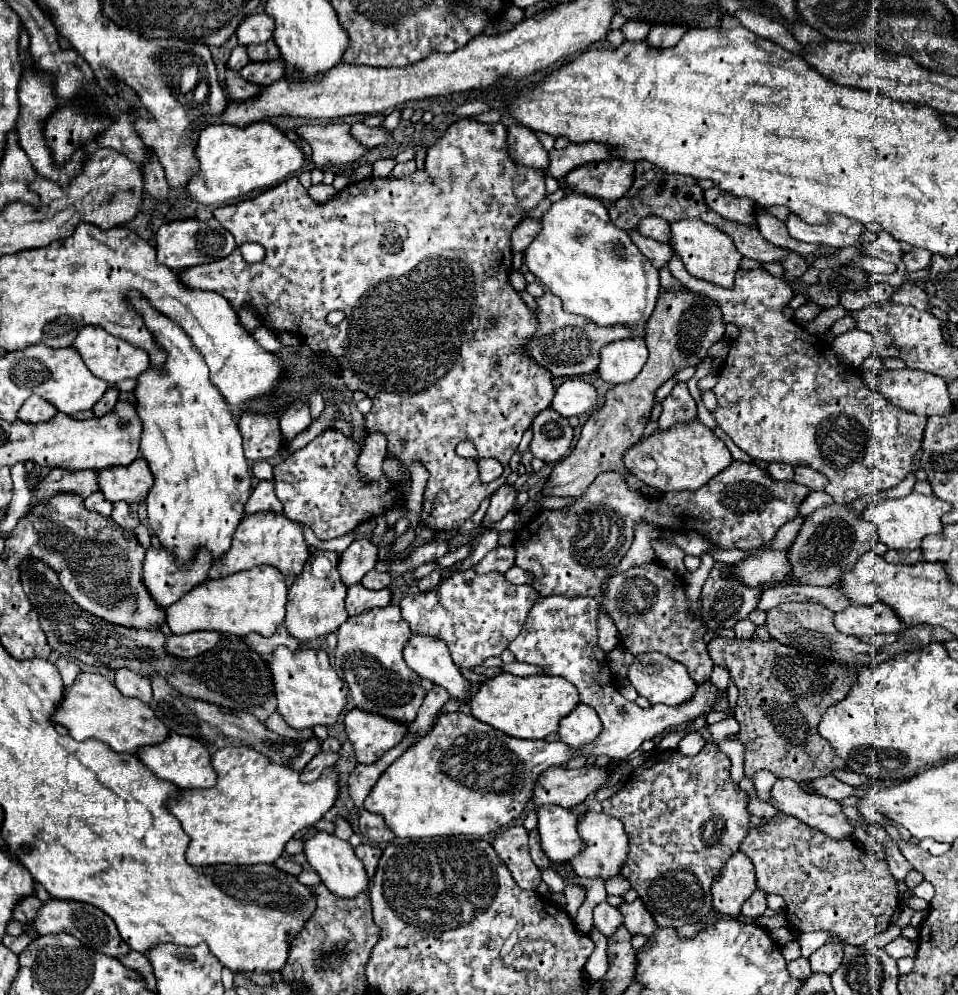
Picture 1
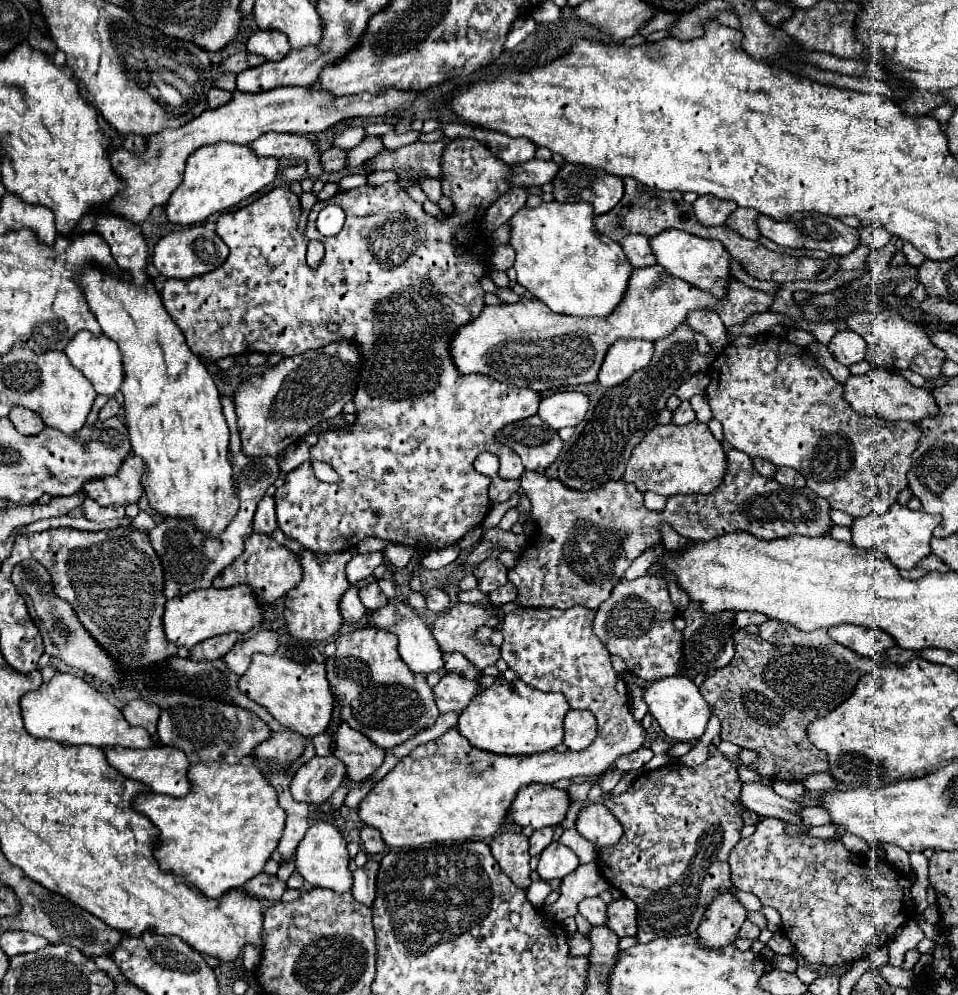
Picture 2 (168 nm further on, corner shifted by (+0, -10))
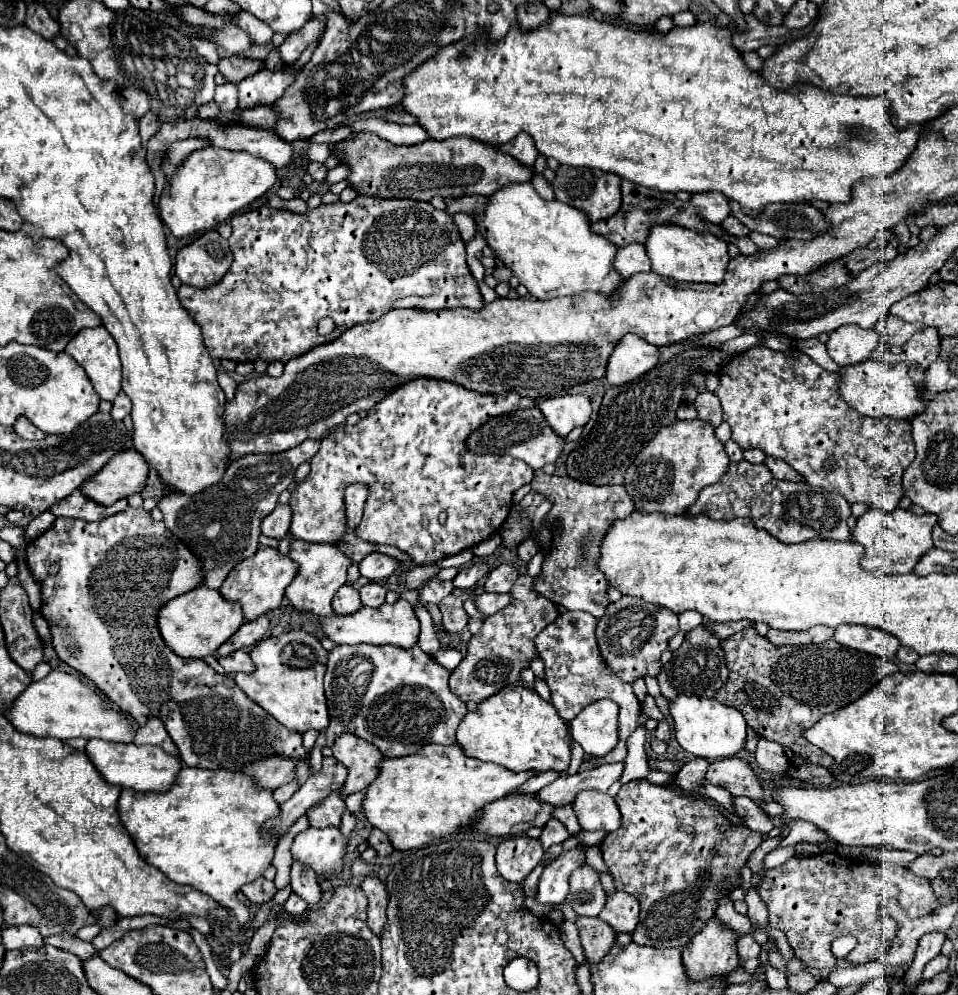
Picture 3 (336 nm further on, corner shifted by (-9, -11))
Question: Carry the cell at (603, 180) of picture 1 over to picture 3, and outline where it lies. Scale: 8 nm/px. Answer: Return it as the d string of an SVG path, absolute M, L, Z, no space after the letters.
M560 165L556 171L556 179L552 183L556 199L562 203L568 203L580 211L586 211L590 221L600 221L606 217L612 217L622 203L622 191L620 191L622 179L614 173L598 171L598 169L588 169L588 167L570 167L570 165Z

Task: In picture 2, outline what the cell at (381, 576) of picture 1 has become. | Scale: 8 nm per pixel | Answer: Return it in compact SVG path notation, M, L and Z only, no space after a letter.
M371 582L369 586L361 588L361 590L359 590L359 600L361 600L361 604L363 604L367 610L377 610L377 608L381 608L383 604L387 604L387 598L385 598L385 594L379 590L377 582Z

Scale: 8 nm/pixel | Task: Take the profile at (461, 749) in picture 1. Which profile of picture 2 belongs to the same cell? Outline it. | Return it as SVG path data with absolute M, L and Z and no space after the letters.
M575 606L567 610L559 608L523 608L507 614L503 618L503 648L501 656L513 668L523 682L529 682L533 688L543 692L561 692L565 694L571 708L583 708L591 710L597 718L597 738L593 746L585 748L583 752L543 752L543 754L531 754L531 756L499 756L499 754L487 754L483 750L477 750L469 744L467 738L463 738L457 728L451 728L441 738L421 744L411 750L409 756L405 756L383 780L379 780L371 792L361 800L359 804L359 816L365 824L377 828L381 832L381 838L387 842L387 846L421 846L429 842L445 842L445 840L483 840L487 836L493 836L501 822L505 820L511 802L515 800L515 794L519 788L531 784L531 782L555 782L561 778L575 778L575 776L589 776L589 774L601 774L605 772L619 756L629 754L643 746L645 742L645 728L635 722L631 710L629 710L629 696L627 686L623 678L613 670L609 652L599 642L599 638L593 634L593 610Z

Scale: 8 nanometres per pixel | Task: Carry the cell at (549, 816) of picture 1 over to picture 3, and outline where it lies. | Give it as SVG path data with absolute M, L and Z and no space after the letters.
M580 849L562 851L544 871L538 885L538 903L562 903L570 891L570 875L586 863Z

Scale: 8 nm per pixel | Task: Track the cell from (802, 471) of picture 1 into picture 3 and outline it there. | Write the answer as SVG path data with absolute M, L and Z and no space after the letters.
M766 457L766 467L772 471L772 475L774 475L776 479L782 479L782 481L794 481L794 483L804 481L802 475L800 475L794 467L790 467L786 461L782 461L782 459Z

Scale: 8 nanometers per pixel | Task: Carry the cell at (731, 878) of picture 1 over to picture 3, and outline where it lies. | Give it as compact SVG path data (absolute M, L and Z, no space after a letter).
M712 917L682 951L682 961L690 979L706 979L710 975L734 971L740 965L736 943L738 935Z

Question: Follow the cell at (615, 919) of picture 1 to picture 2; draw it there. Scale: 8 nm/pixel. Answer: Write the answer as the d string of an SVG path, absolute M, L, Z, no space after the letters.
M599 896L585 898L579 902L579 914L587 918L591 926L603 926L607 920L607 906Z

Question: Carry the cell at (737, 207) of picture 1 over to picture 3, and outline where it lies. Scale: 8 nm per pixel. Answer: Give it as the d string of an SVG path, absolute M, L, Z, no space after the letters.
M714 191L712 193L696 193L696 195L692 195L690 201L698 207L700 215L706 221L716 223L716 225L720 225L732 211L728 197L724 197L722 193L714 193Z

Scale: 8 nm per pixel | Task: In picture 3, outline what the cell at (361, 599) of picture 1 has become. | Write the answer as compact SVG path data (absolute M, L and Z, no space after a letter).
M352 585L342 587L338 595L334 595L334 611L338 611L338 615L352 615L360 607L362 607L360 595Z

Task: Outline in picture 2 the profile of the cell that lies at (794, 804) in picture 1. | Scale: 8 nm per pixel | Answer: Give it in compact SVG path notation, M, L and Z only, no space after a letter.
M743 782L739 800L747 810L757 812L759 816L773 816L773 818L781 818L791 824L803 826L803 822L797 816L797 810L801 808L801 804L781 798L779 794L775 794L771 786L765 786L761 782Z

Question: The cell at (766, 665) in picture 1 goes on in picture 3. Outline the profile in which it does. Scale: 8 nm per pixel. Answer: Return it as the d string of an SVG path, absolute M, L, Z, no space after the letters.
M746 627L724 639L722 647L726 651L730 675L714 697L720 703L738 709L748 727L760 737L782 745L792 767L800 767L802 763L830 767L834 759L808 743L808 739L802 739L804 731L810 729L822 715L850 705L880 683L880 679L898 671L892 661L852 651L838 645L834 639L820 645L776 647L766 637L758 635L754 627Z

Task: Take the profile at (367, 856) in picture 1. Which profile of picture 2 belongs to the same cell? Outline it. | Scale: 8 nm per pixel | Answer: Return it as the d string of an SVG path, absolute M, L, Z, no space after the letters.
M369 860L363 868L357 868L353 872L353 888L351 888L351 894L357 902L365 904L365 906L373 906L373 900L375 900L375 878L377 878L377 870L379 870L379 864Z

